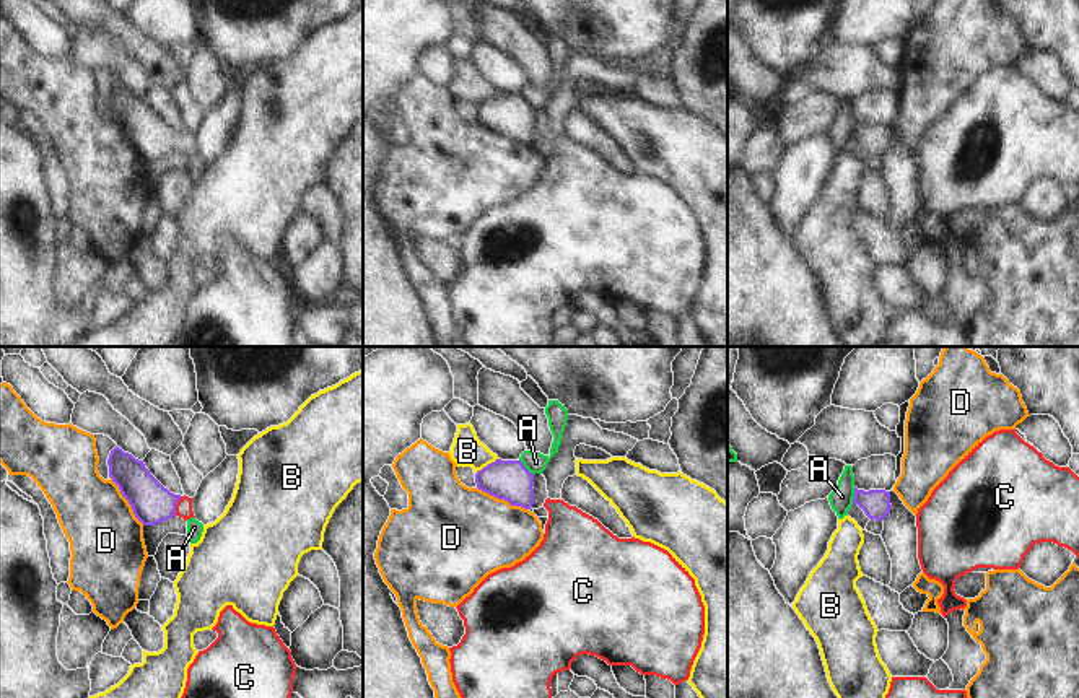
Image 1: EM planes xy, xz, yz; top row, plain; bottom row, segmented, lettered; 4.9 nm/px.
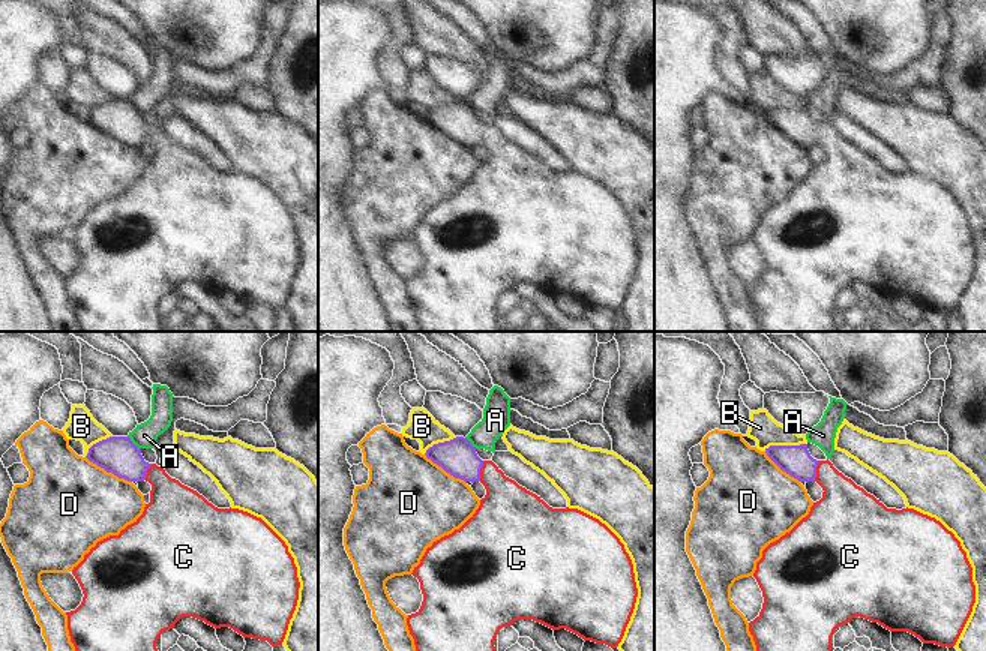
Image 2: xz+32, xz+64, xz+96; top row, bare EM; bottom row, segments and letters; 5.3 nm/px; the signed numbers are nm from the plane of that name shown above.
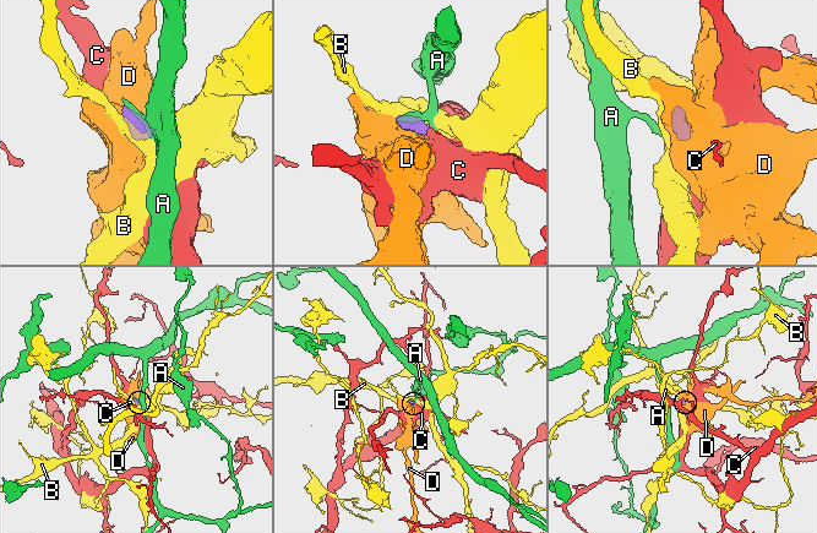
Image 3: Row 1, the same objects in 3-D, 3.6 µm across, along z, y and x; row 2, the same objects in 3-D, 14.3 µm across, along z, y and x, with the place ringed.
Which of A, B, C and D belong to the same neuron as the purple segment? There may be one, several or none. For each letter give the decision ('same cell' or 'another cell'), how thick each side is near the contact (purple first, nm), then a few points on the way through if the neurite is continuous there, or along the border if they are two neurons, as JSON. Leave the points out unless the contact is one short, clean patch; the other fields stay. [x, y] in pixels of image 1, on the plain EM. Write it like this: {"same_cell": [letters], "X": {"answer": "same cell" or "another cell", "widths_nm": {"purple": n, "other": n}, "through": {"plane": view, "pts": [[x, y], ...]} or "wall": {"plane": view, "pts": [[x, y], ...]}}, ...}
{"same_cell": ["C"], "A": {"answer": "another cell", "widths_nm": {"purple": 140, "other": 110}, "wall": {"plane": "yz", "pts": [[855, 122], [851, 139]]}}, "B": {"answer": "another cell", "widths_nm": {"purple": 200, "other": 160}, "wall": {"plane": "xz", "pts": [[497, 93], [476, 109]]}}, "C": {"answer": "same cell", "widths_nm": {"purple": 200, "other": 80}, "through": {"plane": "xy", "pts": [[152, 139], [174, 142], [184, 140]]}}, "D": {"answer": "another cell", "widths_nm": {"purple": 200, "other": 460}}}

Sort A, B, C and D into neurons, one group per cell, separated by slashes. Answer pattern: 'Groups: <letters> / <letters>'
Groups: A / B / C / D.

